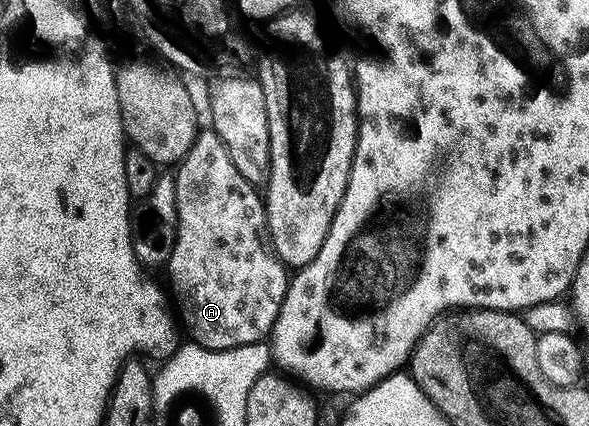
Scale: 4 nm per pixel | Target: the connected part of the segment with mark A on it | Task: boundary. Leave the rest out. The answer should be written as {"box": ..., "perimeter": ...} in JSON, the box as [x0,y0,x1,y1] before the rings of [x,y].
{"box":[168,130,288,352],"perimeter":[[[212,130],[199,131],[195,135],[192,146],[177,168],[174,185],[178,237],[170,255],[168,271],[174,296],[178,299],[176,312],[184,325],[185,335],[187,332],[190,335],[187,337],[201,348],[211,348],[217,352],[265,341],[274,329],[280,306],[286,297],[288,269],[264,243],[266,210],[259,189],[247,182],[240,170],[236,170],[236,165],[228,158],[224,142],[220,142]]]}

